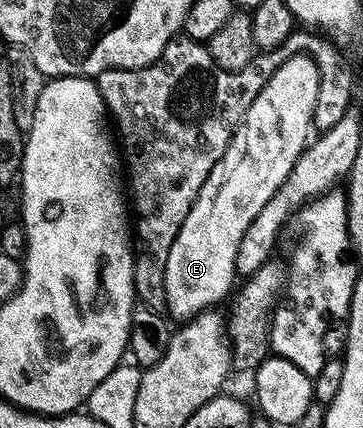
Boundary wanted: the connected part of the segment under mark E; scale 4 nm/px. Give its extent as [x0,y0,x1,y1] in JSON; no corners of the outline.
[165,53,319,320]

